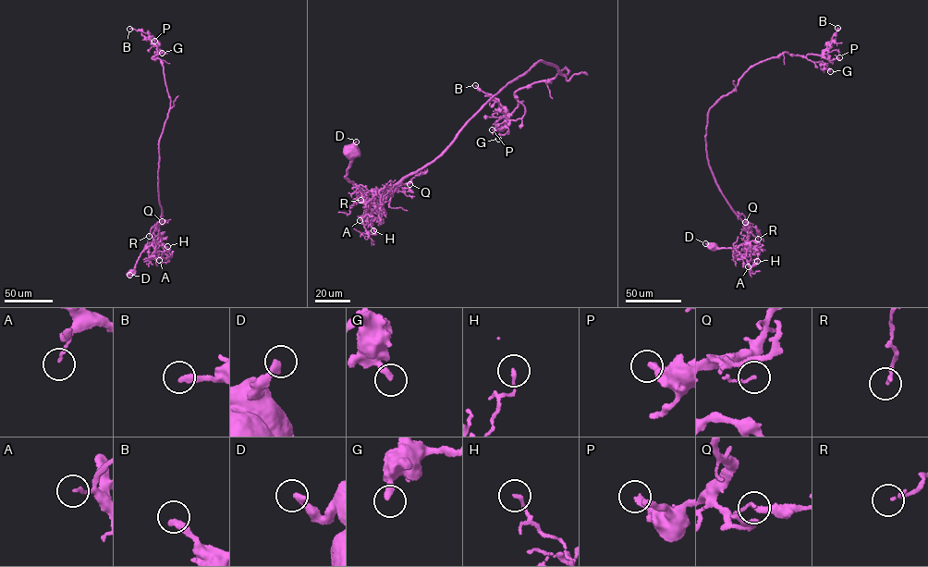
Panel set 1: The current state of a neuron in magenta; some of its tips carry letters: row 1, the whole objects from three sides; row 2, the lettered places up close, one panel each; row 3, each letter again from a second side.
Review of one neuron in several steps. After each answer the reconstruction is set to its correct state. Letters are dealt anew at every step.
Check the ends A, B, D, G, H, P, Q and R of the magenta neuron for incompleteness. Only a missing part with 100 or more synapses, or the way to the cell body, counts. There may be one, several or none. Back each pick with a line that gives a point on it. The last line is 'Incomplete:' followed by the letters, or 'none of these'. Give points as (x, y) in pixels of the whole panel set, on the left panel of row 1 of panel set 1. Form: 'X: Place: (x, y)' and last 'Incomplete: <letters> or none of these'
Incomplete: none of these

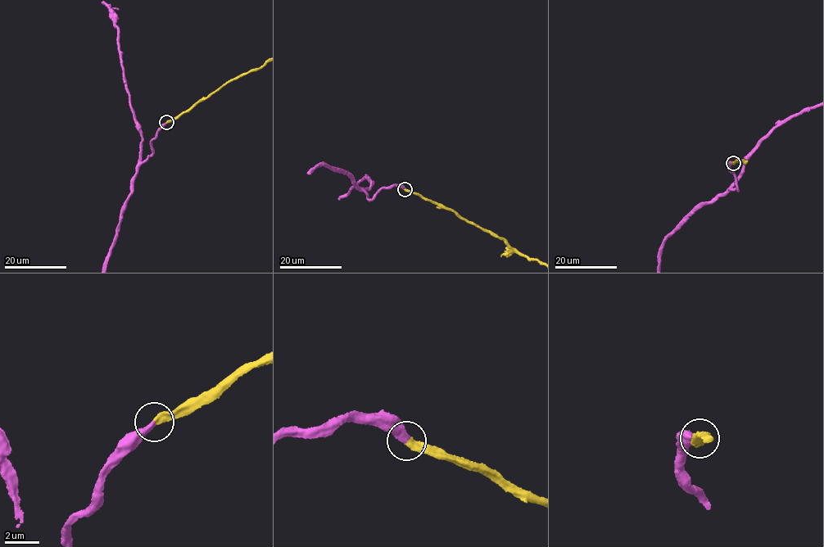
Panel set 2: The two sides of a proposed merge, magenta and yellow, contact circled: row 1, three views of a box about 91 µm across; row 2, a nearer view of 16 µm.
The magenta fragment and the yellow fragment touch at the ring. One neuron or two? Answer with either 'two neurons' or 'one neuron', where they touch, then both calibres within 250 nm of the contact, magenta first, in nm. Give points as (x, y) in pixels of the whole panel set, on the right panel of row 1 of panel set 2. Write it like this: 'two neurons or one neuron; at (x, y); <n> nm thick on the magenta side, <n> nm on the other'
one neuron; at (733, 163); 360 nm thick on the magenta side, 400 nm on the other

